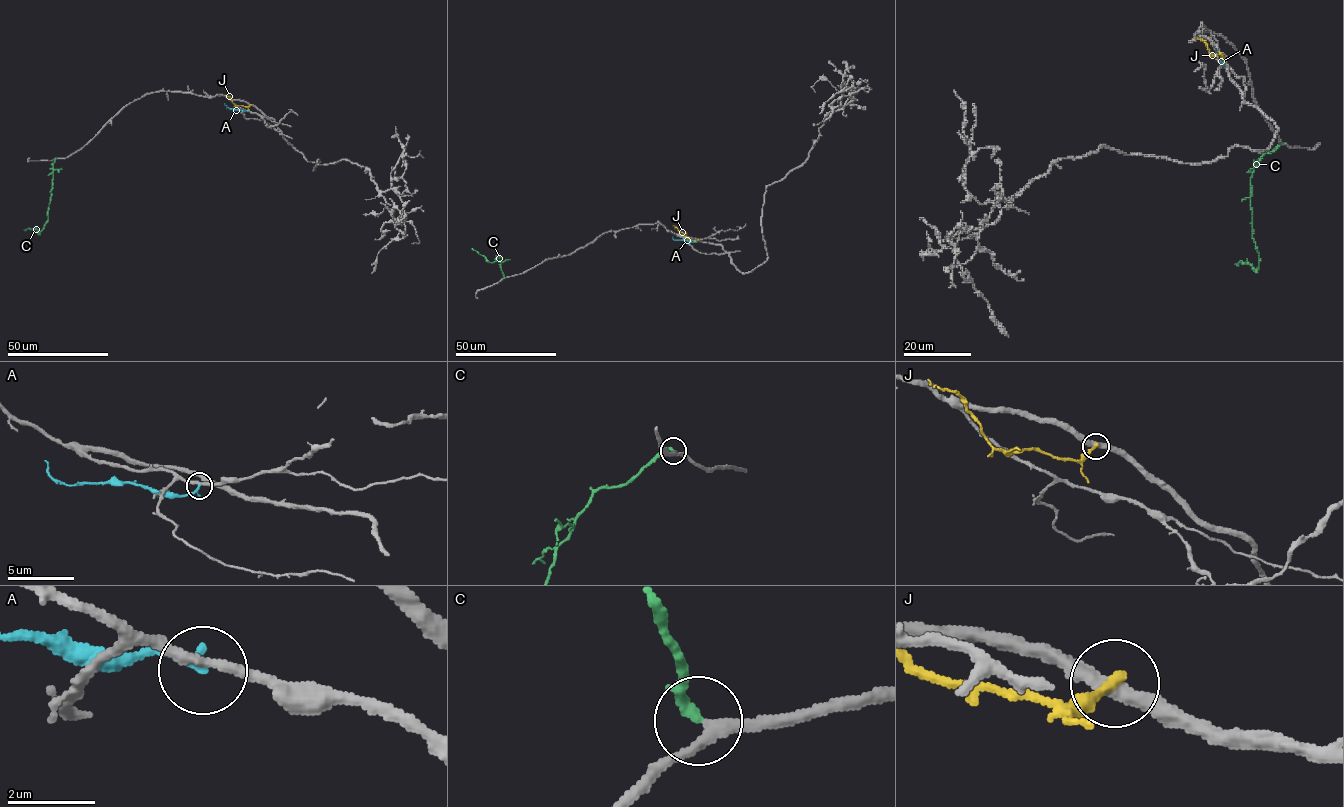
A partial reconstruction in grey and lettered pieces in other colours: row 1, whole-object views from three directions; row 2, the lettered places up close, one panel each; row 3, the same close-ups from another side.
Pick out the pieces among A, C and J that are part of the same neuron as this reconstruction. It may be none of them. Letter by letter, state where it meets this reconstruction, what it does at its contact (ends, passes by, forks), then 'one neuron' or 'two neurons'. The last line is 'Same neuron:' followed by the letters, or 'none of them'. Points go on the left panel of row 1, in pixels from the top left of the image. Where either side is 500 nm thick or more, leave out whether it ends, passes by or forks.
A: (248, 111) | it ends | two neurons
C: (56, 158) | it ends | one neuron
J: (250, 105) | it ends | two neurons
Same neuron: C

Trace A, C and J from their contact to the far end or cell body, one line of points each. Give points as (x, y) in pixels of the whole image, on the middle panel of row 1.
A: (696, 240), (675, 240), (672, 236)
C: (504, 277), (500, 257), (488, 262), (472, 248)
J: (698, 240), (689, 239), (673, 226)

